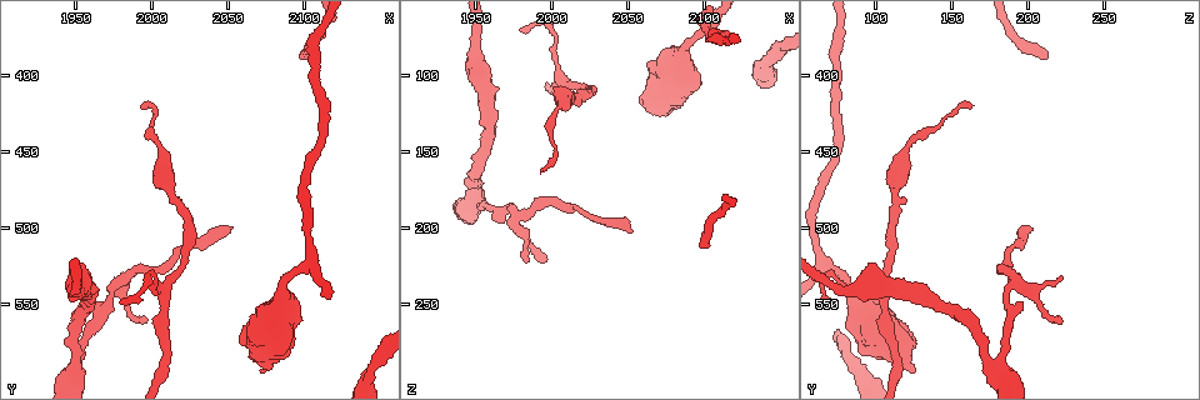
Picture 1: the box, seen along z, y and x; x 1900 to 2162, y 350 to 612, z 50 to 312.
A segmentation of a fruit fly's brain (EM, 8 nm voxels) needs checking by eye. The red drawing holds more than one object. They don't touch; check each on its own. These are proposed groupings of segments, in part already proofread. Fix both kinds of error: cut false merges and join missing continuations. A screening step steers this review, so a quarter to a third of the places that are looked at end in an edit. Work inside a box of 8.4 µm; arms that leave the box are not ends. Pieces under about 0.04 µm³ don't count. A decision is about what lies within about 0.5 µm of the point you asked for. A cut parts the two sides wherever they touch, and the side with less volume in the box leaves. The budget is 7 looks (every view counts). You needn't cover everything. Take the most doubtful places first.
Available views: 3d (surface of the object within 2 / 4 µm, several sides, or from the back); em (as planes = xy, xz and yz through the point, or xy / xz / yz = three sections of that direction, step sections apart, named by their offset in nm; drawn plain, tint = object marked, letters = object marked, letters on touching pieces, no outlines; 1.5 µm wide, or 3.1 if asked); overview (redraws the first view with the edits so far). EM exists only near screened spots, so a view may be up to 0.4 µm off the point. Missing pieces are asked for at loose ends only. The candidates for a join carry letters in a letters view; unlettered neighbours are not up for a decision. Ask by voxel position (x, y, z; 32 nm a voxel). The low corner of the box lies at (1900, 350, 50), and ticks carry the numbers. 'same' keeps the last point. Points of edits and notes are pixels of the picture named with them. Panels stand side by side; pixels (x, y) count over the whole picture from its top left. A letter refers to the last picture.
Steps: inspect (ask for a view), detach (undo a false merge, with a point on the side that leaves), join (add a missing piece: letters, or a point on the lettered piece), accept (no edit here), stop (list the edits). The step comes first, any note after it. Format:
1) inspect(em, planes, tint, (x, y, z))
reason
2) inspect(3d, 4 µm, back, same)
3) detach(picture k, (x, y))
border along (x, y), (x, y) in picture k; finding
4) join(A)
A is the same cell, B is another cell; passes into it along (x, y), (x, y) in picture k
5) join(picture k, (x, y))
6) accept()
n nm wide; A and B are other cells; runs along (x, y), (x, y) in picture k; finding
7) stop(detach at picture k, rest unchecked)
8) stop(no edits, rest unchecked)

inspect(3d, 2 µm, (1986, 532, 222))

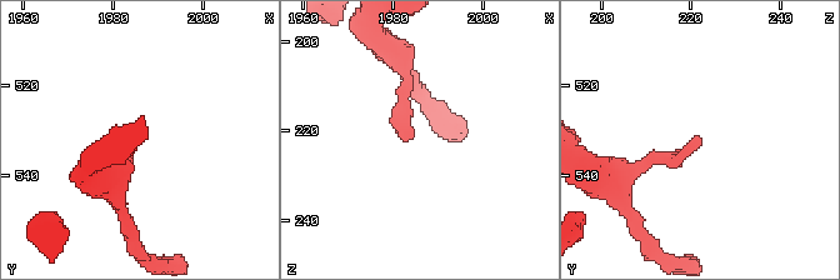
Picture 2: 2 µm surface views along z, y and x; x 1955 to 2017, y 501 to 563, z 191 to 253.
inspect(em, planes, letters, (1984, 532, 221))

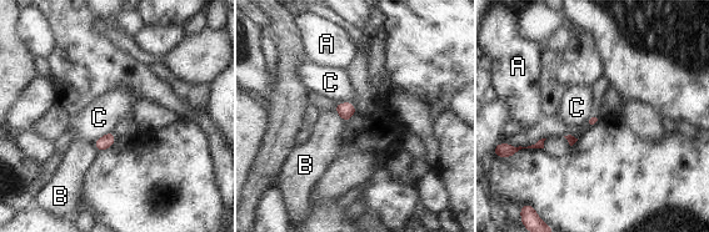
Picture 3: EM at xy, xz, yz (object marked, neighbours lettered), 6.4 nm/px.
accept()
A, B and C are other cells; border along (111, 130), (93, 144) in picture 3; none of them fits

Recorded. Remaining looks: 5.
inspect(3d, 4 µm, (1980, 548, 70))
thin end

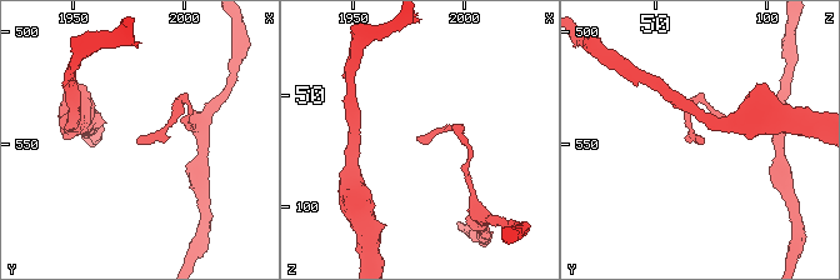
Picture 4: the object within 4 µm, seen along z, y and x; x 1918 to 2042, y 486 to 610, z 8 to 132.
inspect(em, xy, step 8, letters, (1980, 548, 69))
now the EM

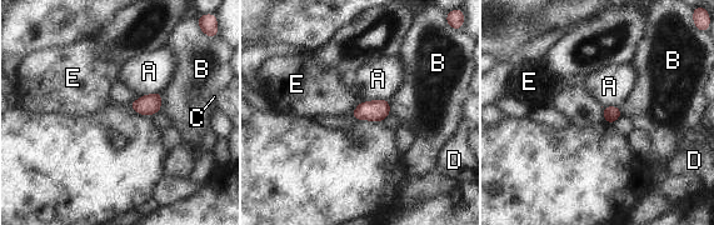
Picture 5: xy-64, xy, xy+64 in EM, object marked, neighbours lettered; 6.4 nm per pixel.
inspect(em, planes, letters, same)
cut it another way

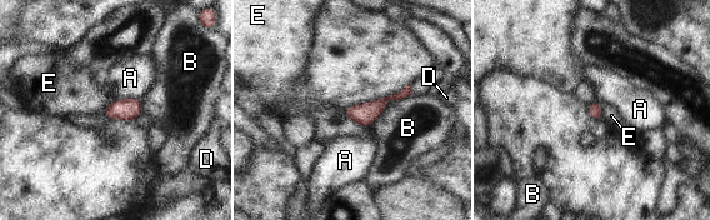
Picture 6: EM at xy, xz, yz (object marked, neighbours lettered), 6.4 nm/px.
accept()
90 nm wide; A, B, D and E are other cells; border along (344, 114), (364, 126) in picture 6; no lettered piece goes on from it

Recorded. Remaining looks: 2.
inspect(3d, 4 µm, (2056, 572, 120))
stops while still wide

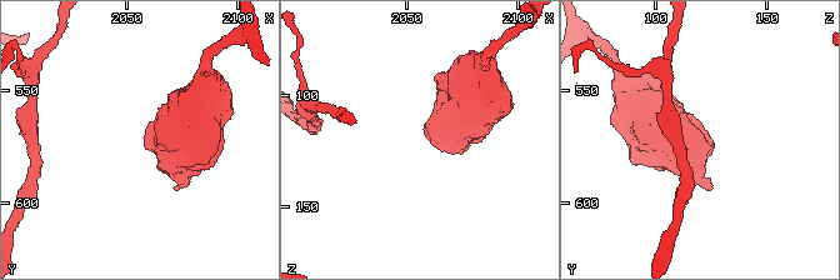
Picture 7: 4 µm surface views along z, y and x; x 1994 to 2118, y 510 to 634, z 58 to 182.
inspect(em, planes, letters, (2059, 575, 118))

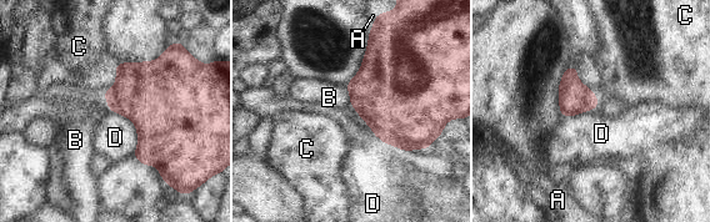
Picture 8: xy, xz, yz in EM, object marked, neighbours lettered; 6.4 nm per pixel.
accept()
A, B, C and D are other cells; no lettered piece goes on from it

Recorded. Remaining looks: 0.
stop(no edits, rest unchecked)

